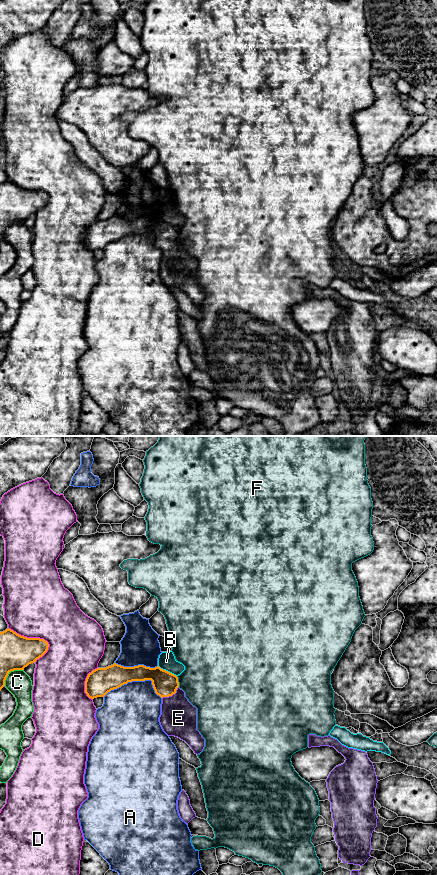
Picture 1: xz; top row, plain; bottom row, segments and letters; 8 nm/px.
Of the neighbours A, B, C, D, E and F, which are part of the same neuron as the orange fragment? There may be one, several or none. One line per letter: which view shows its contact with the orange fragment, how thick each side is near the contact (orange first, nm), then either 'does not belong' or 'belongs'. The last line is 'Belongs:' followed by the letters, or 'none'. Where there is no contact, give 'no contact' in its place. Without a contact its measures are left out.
A: xz | 200/440 nm | does not belong
B: xz | 200/140 nm | does not belong
C: xz | 280/190 nm | does not belong
D: xz | 280/500 nm | does not belong
E: xz | 200/300 nm | belongs
F: xz | 200/420 nm | does not belong
Belongs: E

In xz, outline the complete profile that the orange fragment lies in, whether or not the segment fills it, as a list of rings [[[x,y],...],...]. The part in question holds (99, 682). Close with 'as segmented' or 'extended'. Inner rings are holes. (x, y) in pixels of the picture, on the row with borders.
[[[114,663],[106,668],[97,668],[88,674],[85,681],[85,693],[91,699],[104,697],[111,690],[117,689],[132,681],[151,680],[155,693],[162,698],[160,725],[168,736],[175,736],[185,741],[195,754],[200,754],[205,747],[205,739],[197,730],[197,708],[185,697],[185,692],[179,688],[178,677],[159,666],[155,668],[138,665],[124,667]]]; extended

